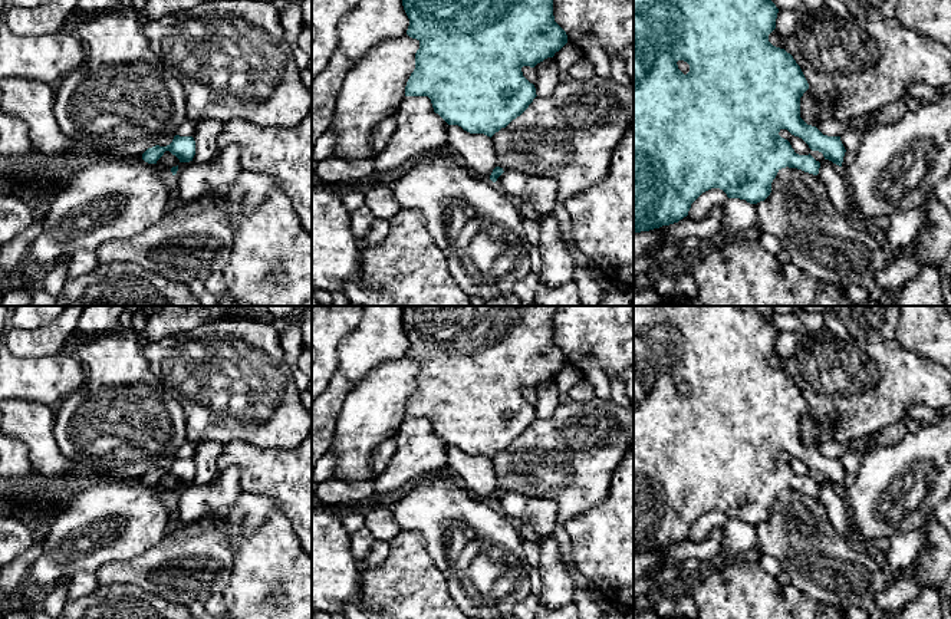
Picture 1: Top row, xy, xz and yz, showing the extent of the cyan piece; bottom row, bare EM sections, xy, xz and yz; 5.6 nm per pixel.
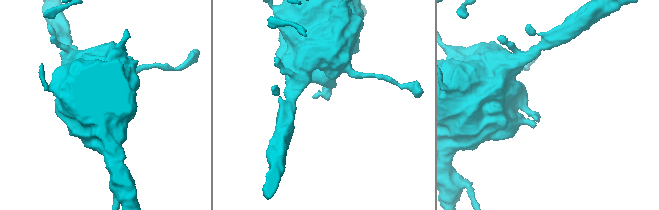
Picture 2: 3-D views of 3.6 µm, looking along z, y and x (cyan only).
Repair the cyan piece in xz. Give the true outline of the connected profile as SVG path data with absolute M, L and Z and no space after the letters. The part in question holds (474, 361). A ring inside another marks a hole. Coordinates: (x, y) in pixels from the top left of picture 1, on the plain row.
M404 306L402 327L409 340L407 356L419 363L405 418L428 418L435 435L470 455L491 460L506 450L537 418L521 389L534 389L567 365L566 353L553 338L556 310L557 306Z

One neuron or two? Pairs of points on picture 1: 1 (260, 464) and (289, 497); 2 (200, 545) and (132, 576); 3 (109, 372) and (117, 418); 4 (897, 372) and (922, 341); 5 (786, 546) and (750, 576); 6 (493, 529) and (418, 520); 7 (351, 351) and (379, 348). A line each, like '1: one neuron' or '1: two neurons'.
1: one neuron
2: one neuron
3: one neuron
4: two neurons
5: two neurons
6: one neuron
7: one neuron

